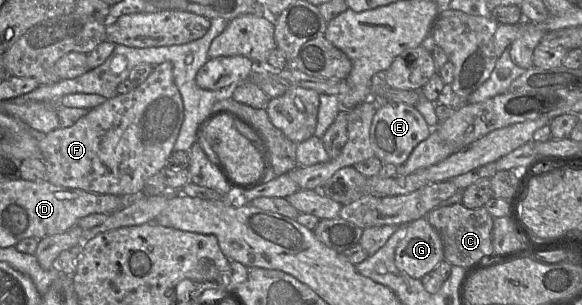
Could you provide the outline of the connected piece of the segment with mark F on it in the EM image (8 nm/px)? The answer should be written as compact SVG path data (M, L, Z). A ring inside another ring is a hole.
M163 62L155 66L148 78L139 86L133 88L126 94L118 94L113 98L107 99L101 105L89 110L88 114L81 117L74 125L67 128L57 128L47 134L41 135L39 148L41 161L46 169L46 181L61 187L80 189L96 194L112 194L116 196L140 195L146 180L158 173L167 164L167 159L174 151L174 144L179 135L184 121L184 107L180 92L175 85L173 78L173 66L170 62Z

